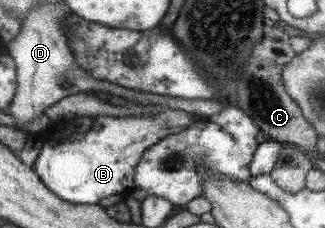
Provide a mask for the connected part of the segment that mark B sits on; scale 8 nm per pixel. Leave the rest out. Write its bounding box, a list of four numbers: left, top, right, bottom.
[33,108,200,205]

